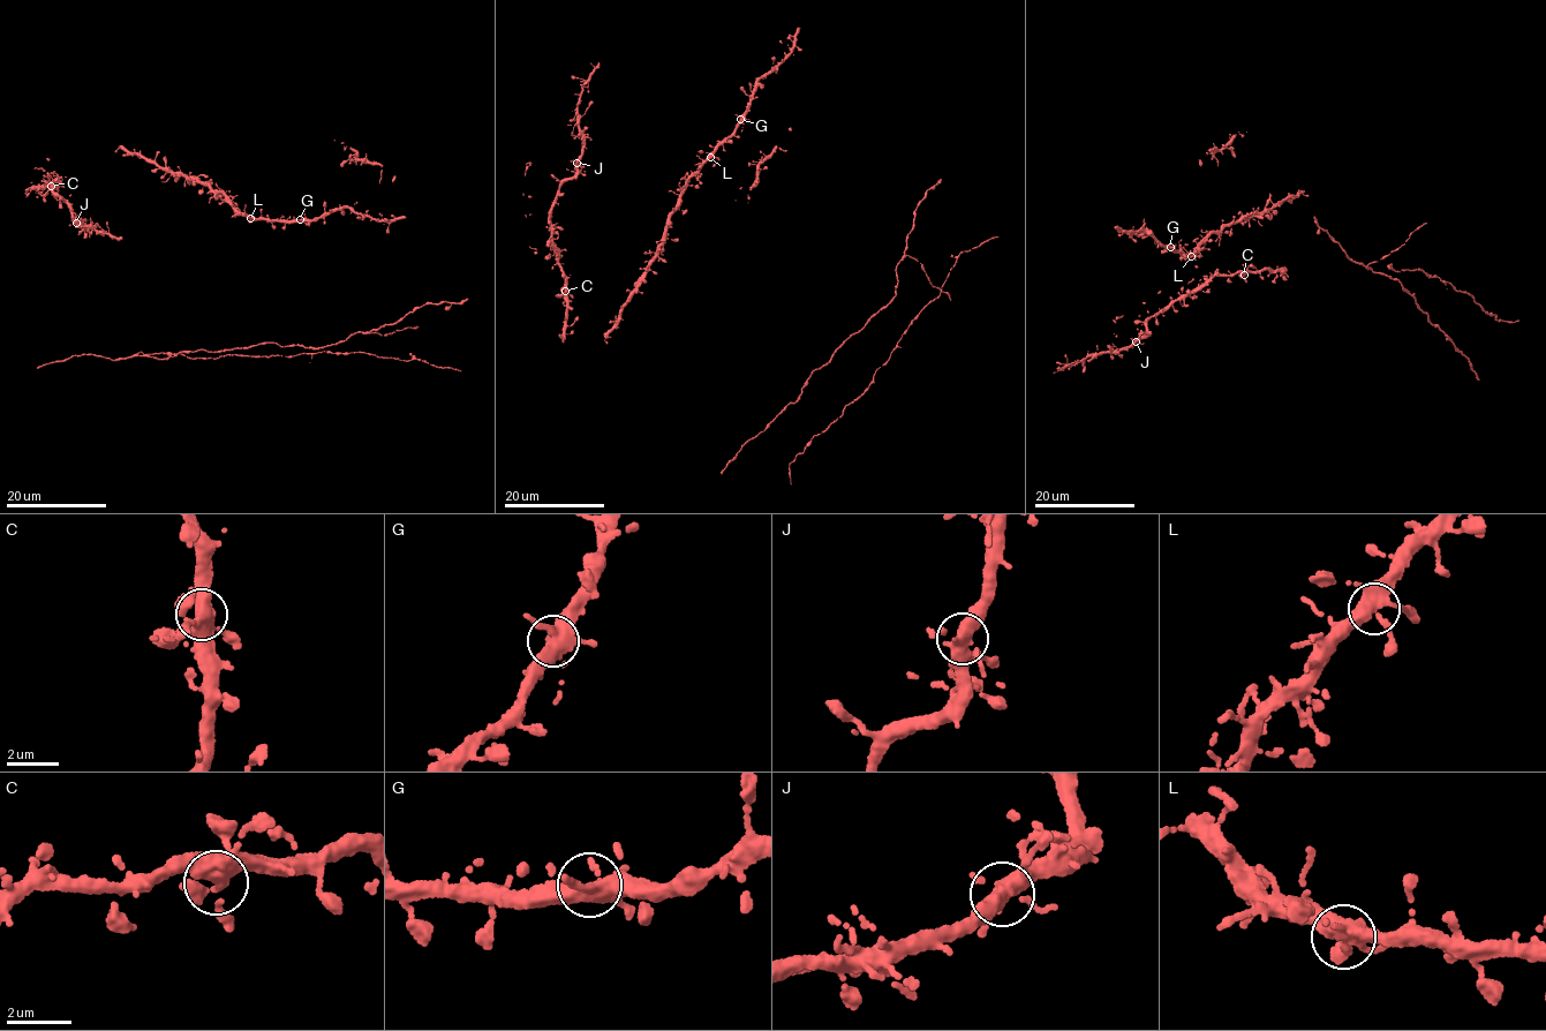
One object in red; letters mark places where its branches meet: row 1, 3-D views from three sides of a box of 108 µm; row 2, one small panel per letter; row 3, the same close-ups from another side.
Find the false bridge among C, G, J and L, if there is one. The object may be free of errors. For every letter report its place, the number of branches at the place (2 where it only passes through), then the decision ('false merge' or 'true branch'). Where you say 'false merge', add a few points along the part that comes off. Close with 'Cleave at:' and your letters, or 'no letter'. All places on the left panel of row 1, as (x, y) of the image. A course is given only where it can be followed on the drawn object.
C: (51, 186) | 6 | true branch
G: (300, 219) | 6 | true branch
J: (76, 223) | 6 | true branch
L: (250, 218) | 5 | true branch
Cleave at: no letter

